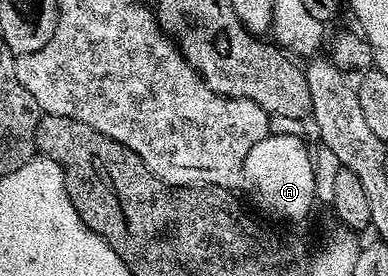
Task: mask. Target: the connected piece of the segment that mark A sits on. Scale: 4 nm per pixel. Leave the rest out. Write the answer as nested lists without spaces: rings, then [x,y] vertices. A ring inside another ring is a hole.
[[[271,133],[252,146],[242,167],[242,186],[257,208],[282,220],[300,220],[316,204],[314,161],[311,151],[292,134]]]

